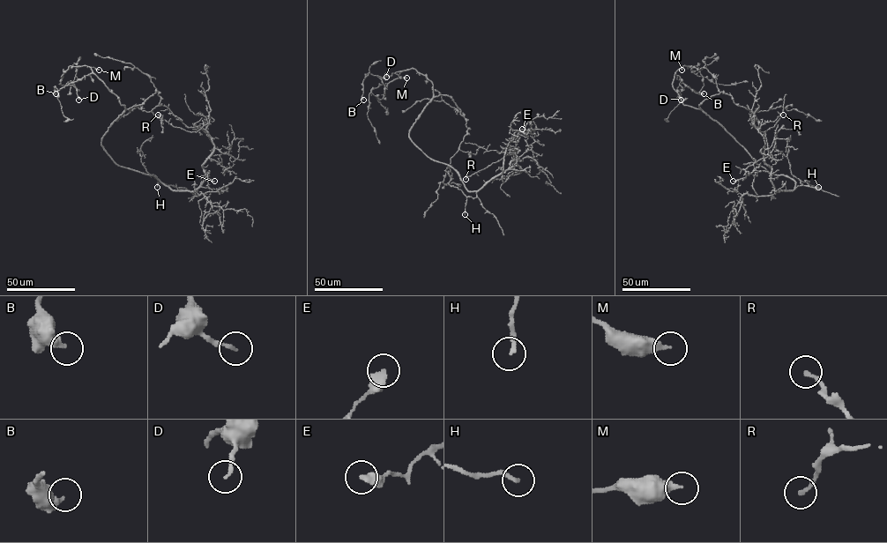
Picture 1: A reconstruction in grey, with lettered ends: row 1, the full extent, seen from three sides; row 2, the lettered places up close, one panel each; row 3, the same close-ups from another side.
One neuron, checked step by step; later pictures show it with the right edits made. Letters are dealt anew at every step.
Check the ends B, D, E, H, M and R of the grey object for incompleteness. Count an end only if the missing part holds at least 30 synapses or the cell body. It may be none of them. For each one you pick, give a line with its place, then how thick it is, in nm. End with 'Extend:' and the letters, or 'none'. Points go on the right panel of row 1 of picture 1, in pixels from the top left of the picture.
Extend: none

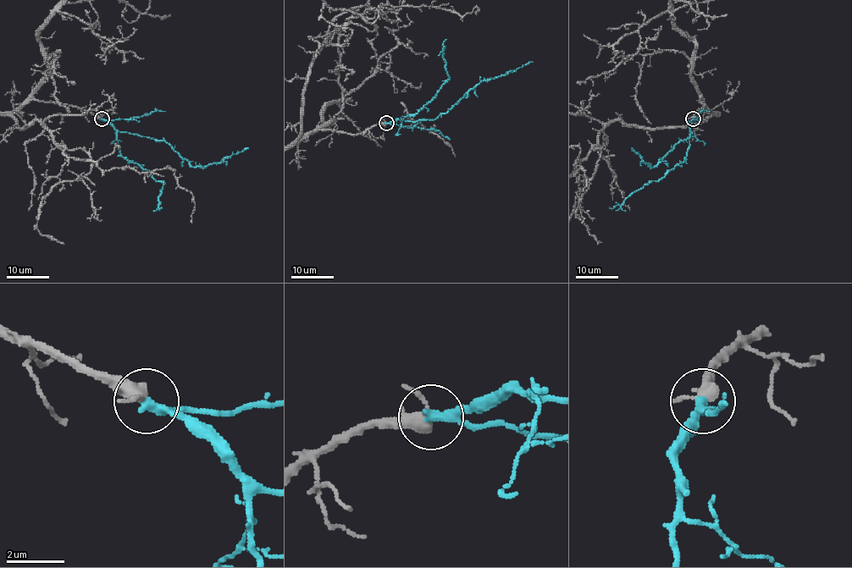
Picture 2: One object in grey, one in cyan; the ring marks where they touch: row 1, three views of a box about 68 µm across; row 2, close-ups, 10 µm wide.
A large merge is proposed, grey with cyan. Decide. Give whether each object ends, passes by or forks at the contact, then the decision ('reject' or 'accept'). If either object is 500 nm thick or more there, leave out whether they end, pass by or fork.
grey passes by | cyan ends | accept

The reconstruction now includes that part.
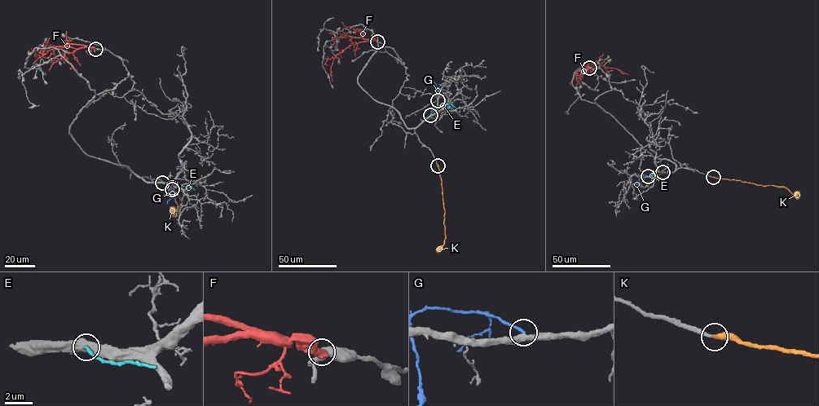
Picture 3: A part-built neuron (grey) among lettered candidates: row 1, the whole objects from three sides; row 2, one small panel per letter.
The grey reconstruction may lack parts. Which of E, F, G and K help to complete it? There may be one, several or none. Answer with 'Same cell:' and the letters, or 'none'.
Same cell: K

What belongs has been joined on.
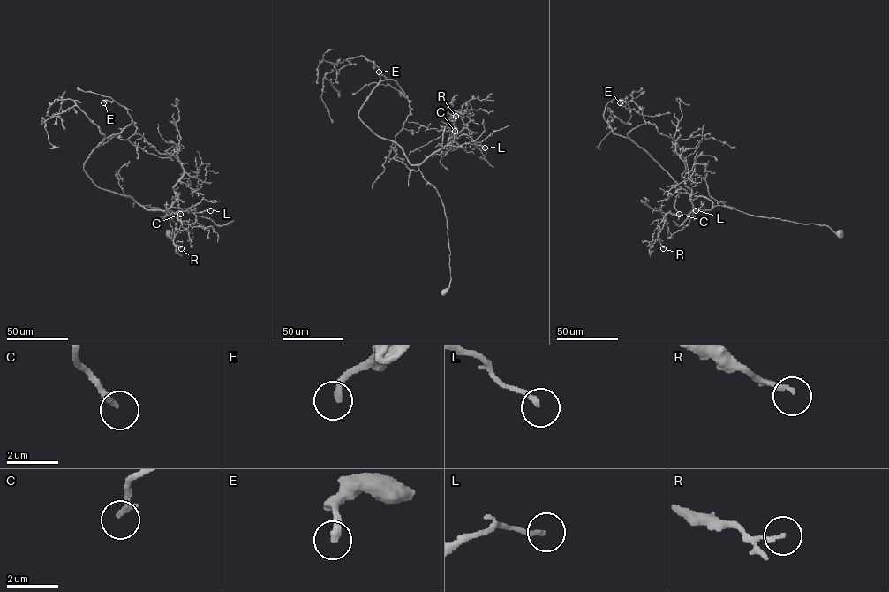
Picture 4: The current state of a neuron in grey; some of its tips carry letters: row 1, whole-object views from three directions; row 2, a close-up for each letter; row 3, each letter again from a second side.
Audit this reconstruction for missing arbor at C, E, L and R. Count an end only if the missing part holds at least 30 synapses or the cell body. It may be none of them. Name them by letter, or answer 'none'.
E

